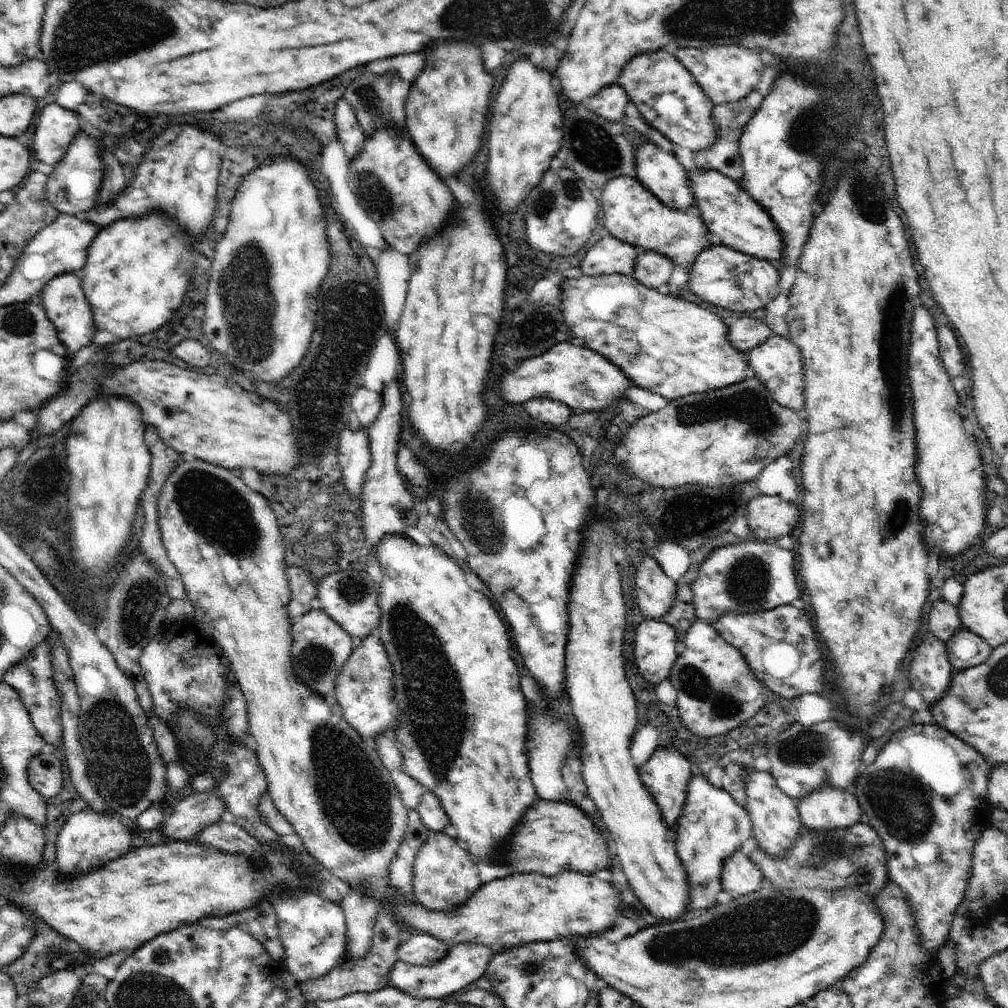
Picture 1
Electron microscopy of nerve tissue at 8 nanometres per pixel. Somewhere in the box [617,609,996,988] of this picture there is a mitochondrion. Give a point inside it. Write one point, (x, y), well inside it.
(766, 922)

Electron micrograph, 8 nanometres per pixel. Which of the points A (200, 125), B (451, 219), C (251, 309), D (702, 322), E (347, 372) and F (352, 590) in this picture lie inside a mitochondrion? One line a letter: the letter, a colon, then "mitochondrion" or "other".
A: other
B: other
C: mitochondrion
D: other
E: mitochondrion
F: mitochondrion

